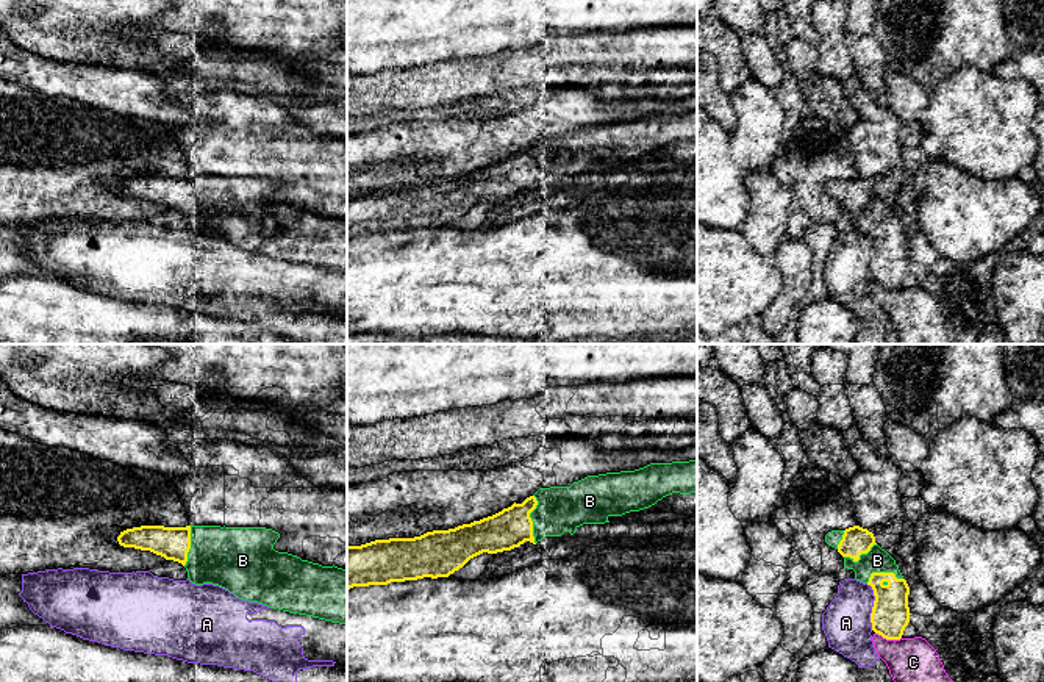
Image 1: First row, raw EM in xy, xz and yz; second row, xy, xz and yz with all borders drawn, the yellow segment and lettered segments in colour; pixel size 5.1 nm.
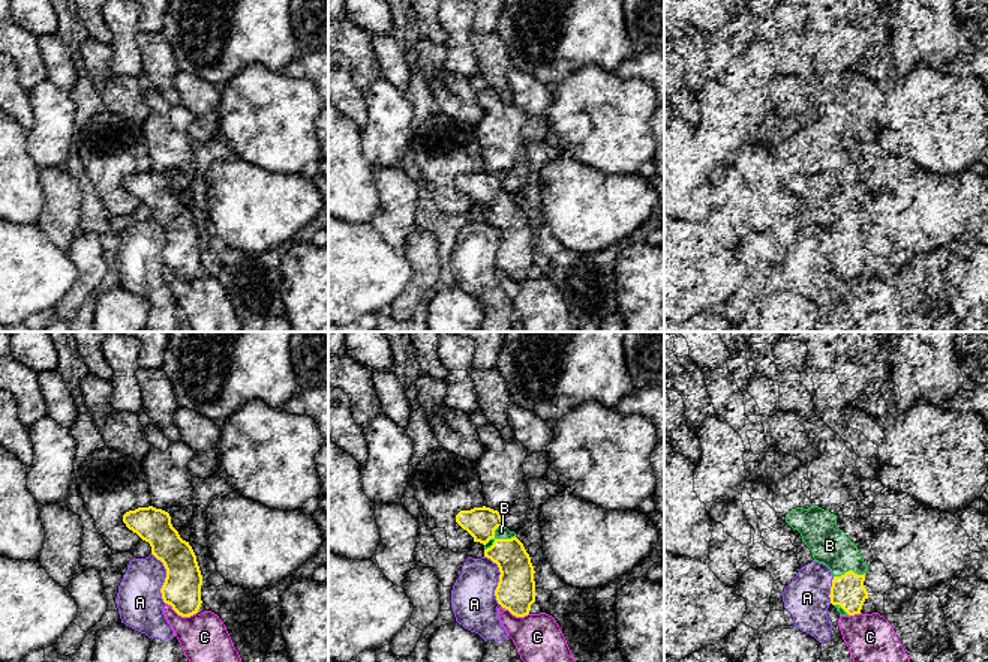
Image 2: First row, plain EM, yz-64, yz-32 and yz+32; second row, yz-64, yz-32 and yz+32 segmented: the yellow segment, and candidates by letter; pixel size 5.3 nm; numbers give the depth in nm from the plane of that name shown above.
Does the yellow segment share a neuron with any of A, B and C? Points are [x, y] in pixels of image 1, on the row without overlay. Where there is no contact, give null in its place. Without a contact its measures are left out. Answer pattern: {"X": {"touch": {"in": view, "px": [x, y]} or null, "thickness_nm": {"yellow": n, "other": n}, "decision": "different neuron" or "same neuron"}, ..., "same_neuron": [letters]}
{"A": {"touch": {"in": "yz", "px": [874, 255]}, "thickness_nm": {"yellow": 200, "other": 260}, "decision": "different neuron"}, "B": {"touch": {"in": "xz", "px": [530, 169]}, "thickness_nm": {"yellow": 200, "other": 240}, "decision": "same neuron"}, "C": {"touch": {"in": "yz", "px": [888, 288]}, "thickness_nm": {"yellow": 200, "other": 260}, "decision": "different neuron"}, "same_neuron": ["B"]}

